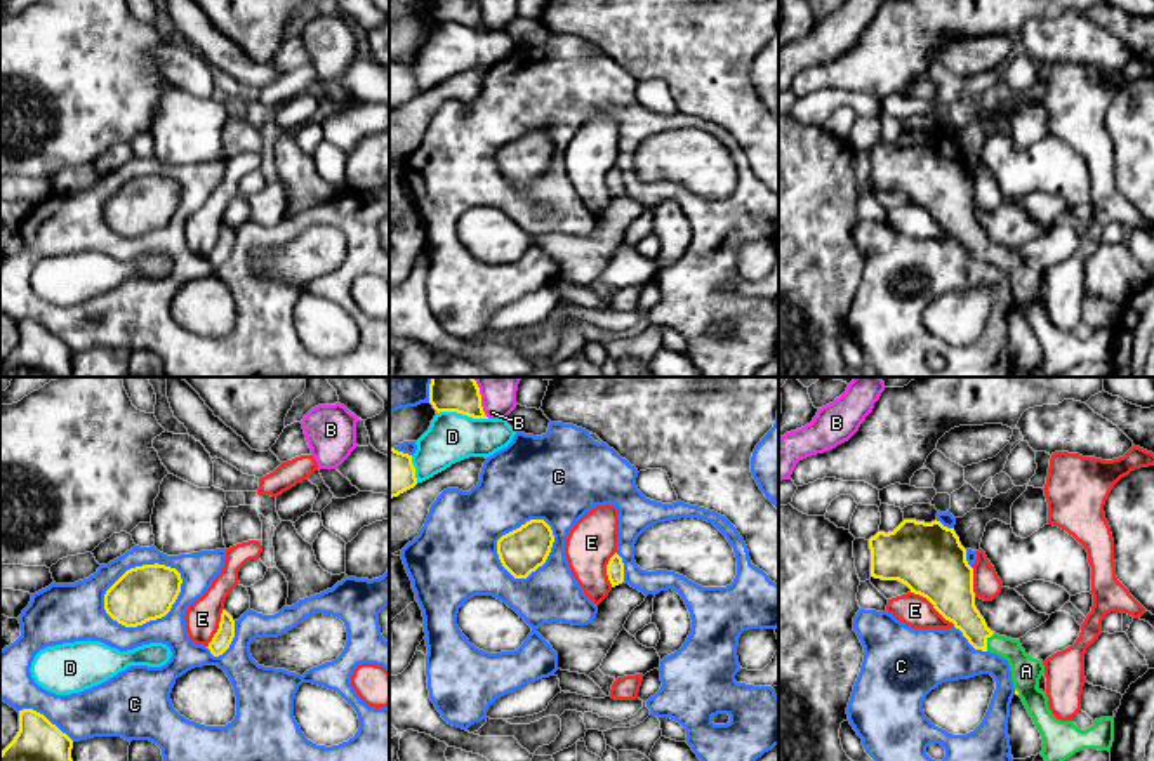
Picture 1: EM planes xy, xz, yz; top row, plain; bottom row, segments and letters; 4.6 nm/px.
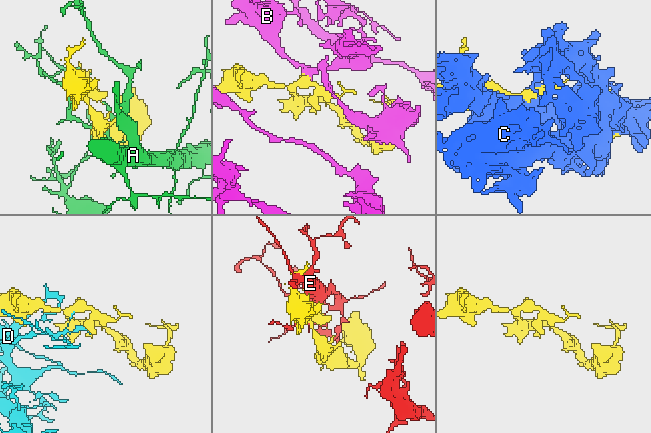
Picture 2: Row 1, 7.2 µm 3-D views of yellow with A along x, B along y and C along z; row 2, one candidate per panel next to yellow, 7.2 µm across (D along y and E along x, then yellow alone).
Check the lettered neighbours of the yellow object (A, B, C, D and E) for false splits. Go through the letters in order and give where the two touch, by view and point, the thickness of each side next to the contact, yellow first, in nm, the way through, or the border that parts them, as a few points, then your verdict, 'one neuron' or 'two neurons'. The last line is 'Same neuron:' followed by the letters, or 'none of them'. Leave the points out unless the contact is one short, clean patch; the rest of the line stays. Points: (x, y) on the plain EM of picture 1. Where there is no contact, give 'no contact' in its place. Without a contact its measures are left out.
A: yz (986, 252) | 190/140 nm | one neuron
B: xz (480, 14) | 130/140 nm | two neurons
C: xy (136, 178) | 260/140 nm | two neurons
D: xz (463, 25) | 130/220 nm | two neurons
E: yz (934, 218) | 320/150 nm | two neurons
Same neuron: A

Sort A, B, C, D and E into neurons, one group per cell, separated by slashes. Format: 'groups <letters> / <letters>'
groups A / B / C / D / E

